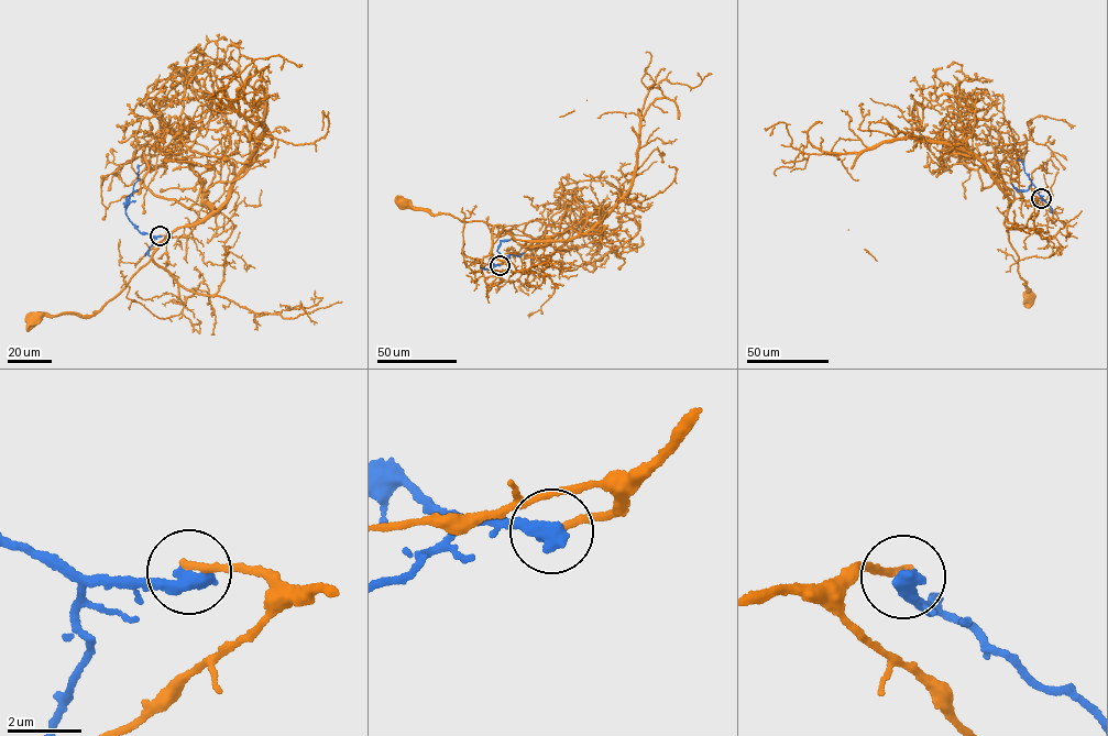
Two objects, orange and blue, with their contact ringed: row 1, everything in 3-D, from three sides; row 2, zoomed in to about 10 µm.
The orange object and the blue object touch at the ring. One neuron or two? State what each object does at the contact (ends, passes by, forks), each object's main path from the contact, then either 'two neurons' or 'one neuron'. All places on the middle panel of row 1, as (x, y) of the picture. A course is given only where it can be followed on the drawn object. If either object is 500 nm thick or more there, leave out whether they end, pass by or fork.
orange via (498, 265), (530, 242), (517, 240), (497, 224), (461, 221), (449, 215), (434, 215), (403, 204) | blue via (498, 265), (491, 263), (490, 260), (524, 253) | two neurons

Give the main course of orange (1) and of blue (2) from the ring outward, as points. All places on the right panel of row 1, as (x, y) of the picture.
1: (1041, 198), (1024, 200), (1005, 193), (1009, 200), (1005, 224), (1019, 259), (1018, 270), (1030, 289), (1030, 297)
2: (1041, 198), (1024, 172), (1022, 162), (1017, 158)

